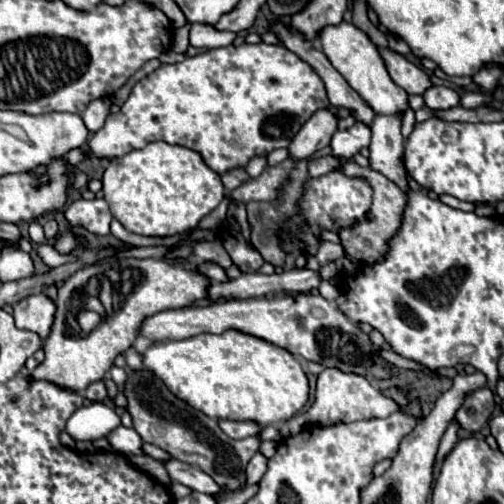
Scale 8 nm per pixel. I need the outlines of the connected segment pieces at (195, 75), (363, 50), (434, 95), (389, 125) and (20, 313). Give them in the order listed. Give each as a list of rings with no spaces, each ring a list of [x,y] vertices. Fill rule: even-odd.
[[[226,45],[186,57],[182,63],[160,65],[160,69],[156,69],[152,75],[136,83],[122,109],[108,115],[104,127],[92,133],[88,149],[98,157],[114,159],[134,149],[144,149],[148,143],[164,141],[198,151],[210,169],[224,175],[232,169],[246,167],[254,157],[266,157],[274,149],[288,147],[306,119],[320,109],[330,109],[322,79],[318,79],[318,73],[284,45]]]
[[[342,21],[338,25],[324,27],[318,33],[318,43],[330,63],[348,81],[348,85],[360,93],[360,97],[374,109],[374,113],[404,113],[408,107],[408,93],[390,79],[384,61],[378,55],[378,47],[368,39],[364,31],[352,23]]]
[[[430,87],[430,91],[426,91],[426,95],[422,97],[426,107],[430,109],[448,109],[458,105],[458,99],[460,99],[460,95],[450,87]]]
[[[376,115],[372,121],[372,143],[370,143],[370,167],[398,187],[408,191],[406,169],[402,155],[402,117],[400,115]]]
[[[44,293],[28,295],[14,305],[14,321],[16,321],[16,327],[34,331],[42,339],[46,339],[52,327],[54,311],[56,311],[56,305],[48,295]]]

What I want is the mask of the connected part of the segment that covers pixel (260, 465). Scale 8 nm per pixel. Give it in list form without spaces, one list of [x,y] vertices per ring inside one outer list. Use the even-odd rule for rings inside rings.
[[[256,453],[246,467],[246,485],[256,485],[264,473],[266,473],[266,457],[262,453]]]

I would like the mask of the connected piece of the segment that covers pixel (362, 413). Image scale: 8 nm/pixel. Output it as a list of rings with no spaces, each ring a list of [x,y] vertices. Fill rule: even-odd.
[[[324,369],[318,375],[316,383],[316,401],[312,407],[284,425],[280,425],[282,437],[296,435],[298,431],[306,427],[316,427],[316,425],[336,425],[336,423],[352,423],[352,421],[368,421],[368,419],[384,419],[386,415],[392,415],[398,411],[398,405],[384,397],[380,391],[376,391],[364,377],[354,375],[354,373],[342,373],[338,369]]]

